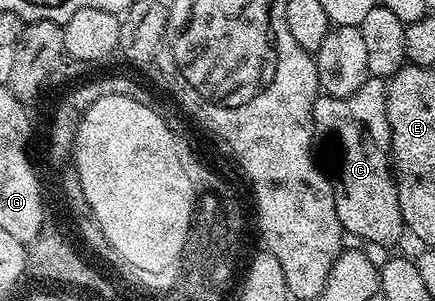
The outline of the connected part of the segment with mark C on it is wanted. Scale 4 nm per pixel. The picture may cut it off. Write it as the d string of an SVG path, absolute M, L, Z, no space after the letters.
M370 76L351 96L319 96L313 105L315 154L333 183L335 212L341 229L346 235L354 234L373 246L393 246L407 234L391 165L393 141L385 107L385 87L382 79Z

